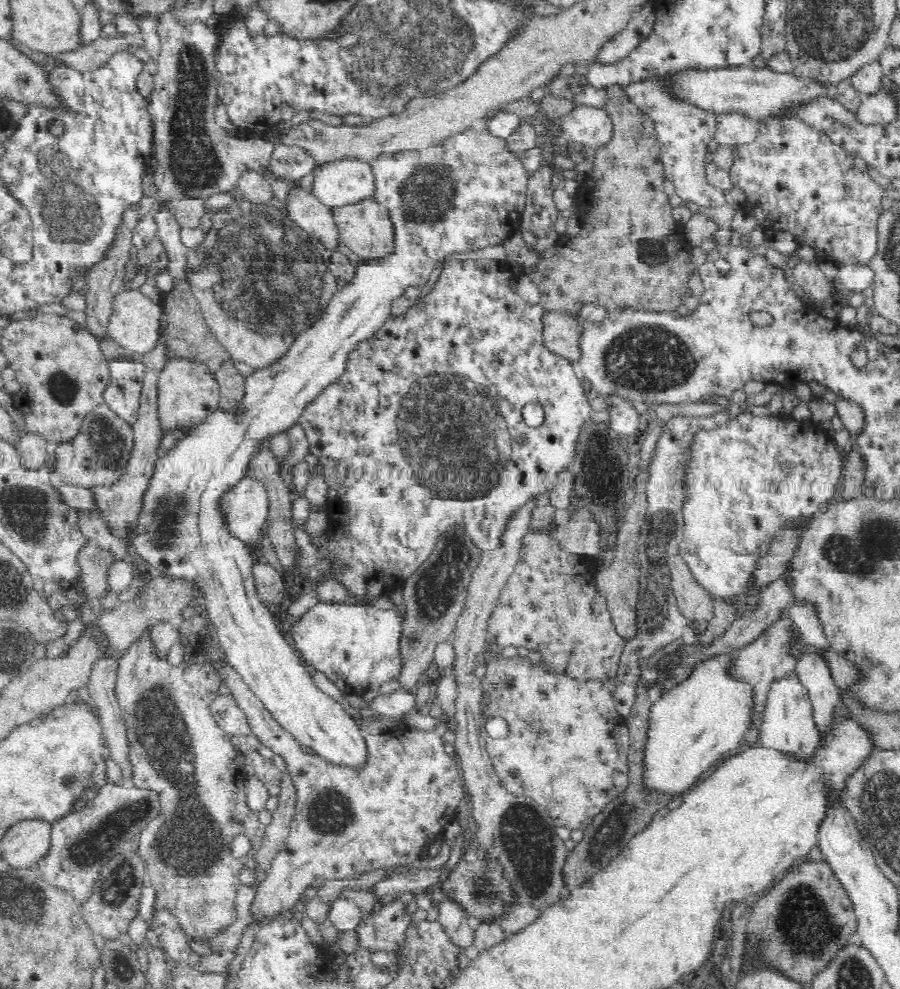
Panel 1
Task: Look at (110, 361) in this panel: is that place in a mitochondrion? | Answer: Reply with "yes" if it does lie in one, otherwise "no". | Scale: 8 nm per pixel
no

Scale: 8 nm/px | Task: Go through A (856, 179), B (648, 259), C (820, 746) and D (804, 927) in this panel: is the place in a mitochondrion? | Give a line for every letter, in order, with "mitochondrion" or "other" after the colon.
A: other
B: mitochondrion
C: other
D: mitochondrion

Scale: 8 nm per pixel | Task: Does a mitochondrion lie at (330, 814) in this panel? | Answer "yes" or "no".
yes

